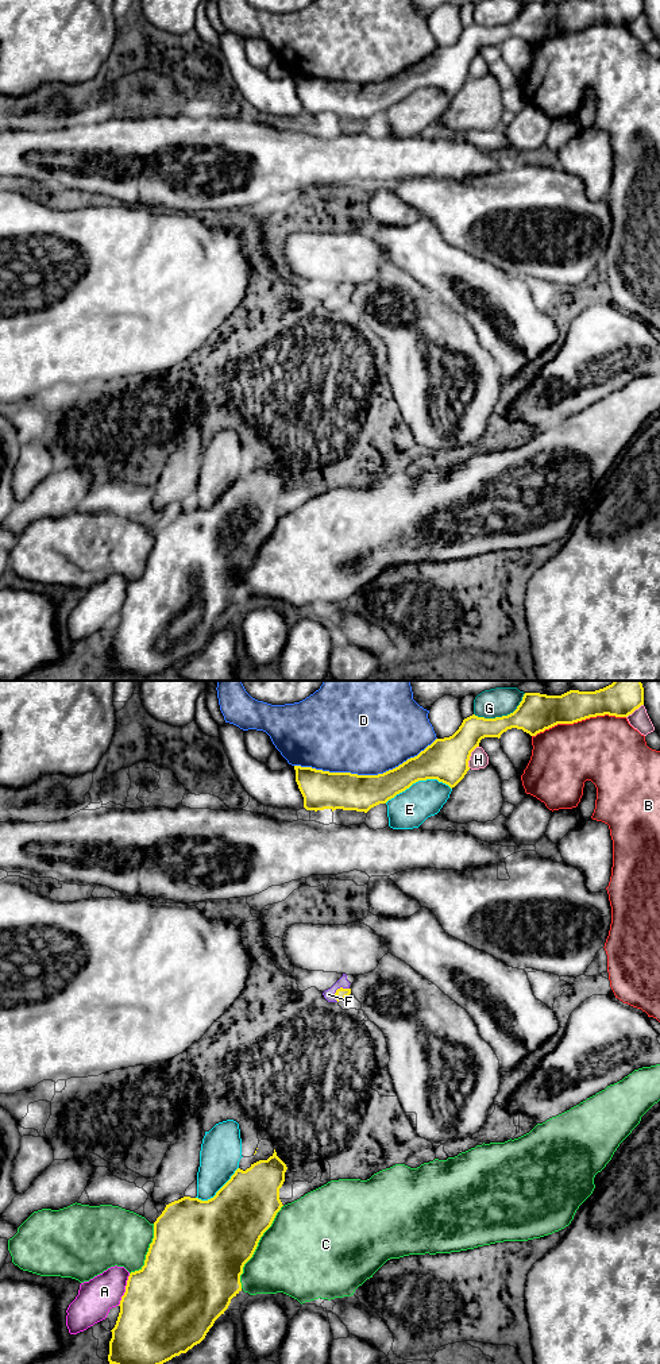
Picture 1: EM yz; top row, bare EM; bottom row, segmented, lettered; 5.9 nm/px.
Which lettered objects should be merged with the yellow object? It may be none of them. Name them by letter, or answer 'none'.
F

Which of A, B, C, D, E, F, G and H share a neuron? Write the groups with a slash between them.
A / B / C / D / E / F / G / H

